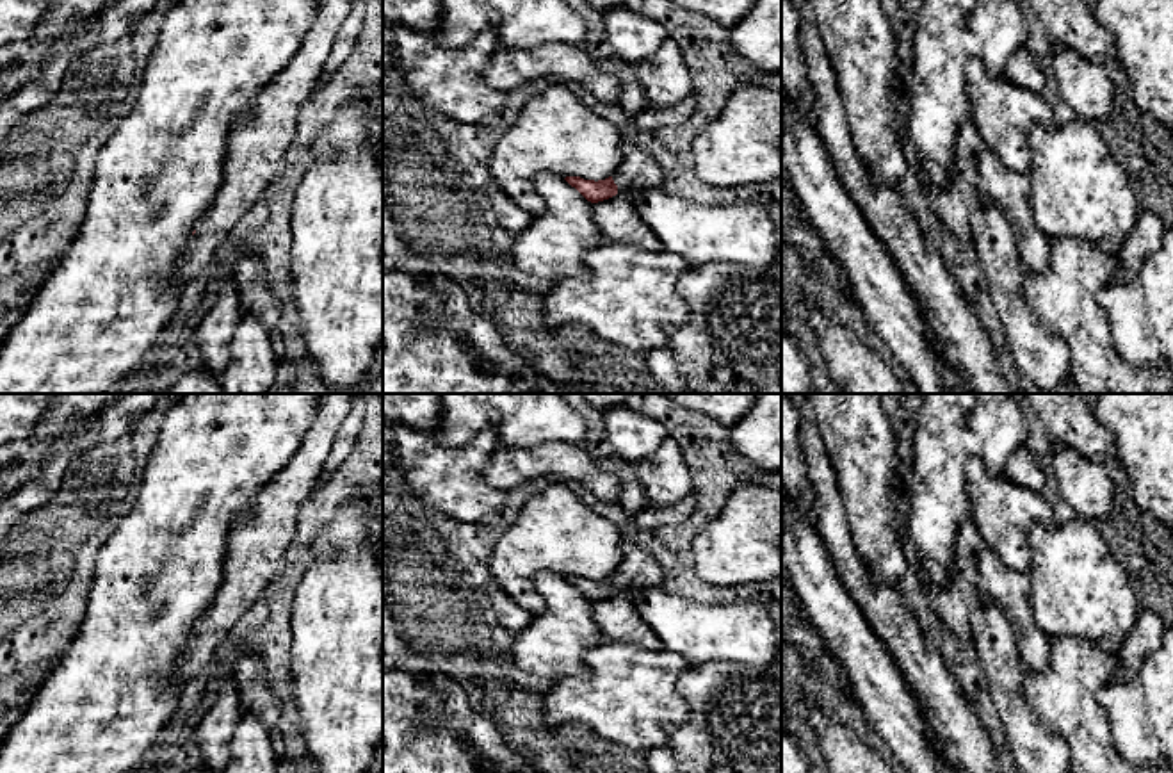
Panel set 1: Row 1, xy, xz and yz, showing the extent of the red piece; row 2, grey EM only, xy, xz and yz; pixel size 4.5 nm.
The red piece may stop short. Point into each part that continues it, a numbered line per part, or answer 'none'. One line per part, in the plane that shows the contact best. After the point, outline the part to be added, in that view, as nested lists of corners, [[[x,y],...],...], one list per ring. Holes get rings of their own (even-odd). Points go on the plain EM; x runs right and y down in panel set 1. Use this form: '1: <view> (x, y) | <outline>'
1: xz (638, 570) | [[[627,540],[621,545],[621,552],[623,561],[612,574],[618,591],[660,586],[664,572],[650,552]]]

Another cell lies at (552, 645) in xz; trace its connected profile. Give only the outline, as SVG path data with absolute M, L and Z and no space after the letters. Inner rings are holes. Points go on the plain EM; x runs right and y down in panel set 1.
M555 572L538 574L534 590L543 597L546 607L523 631L514 632L509 645L513 663L523 671L550 680L582 673L586 670L584 654L607 641L593 620L593 602Z

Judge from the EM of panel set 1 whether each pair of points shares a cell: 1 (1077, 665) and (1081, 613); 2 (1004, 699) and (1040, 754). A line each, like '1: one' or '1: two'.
1: two
2: one

